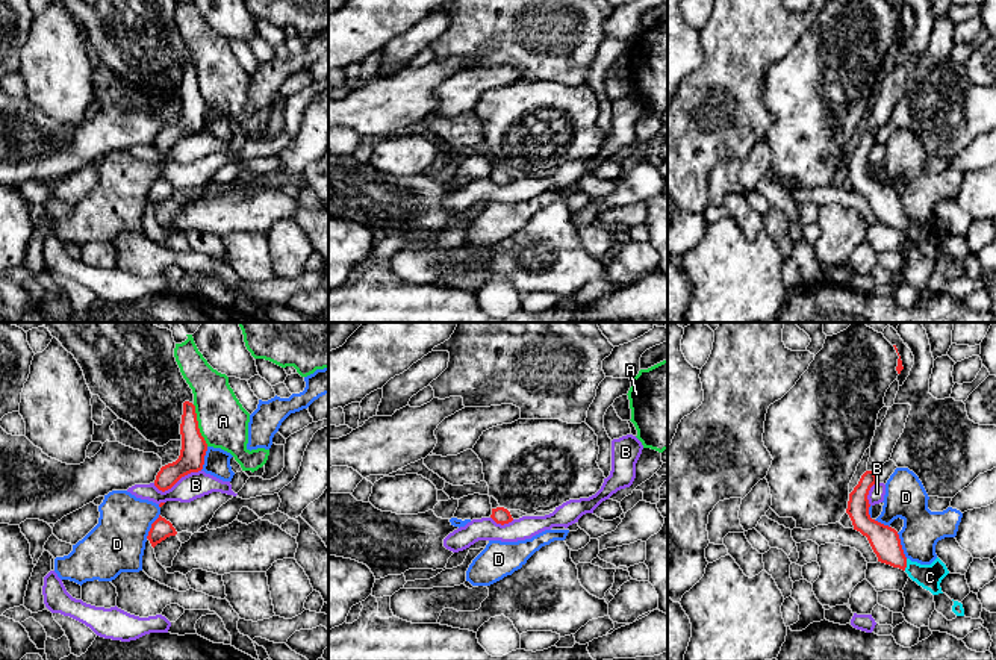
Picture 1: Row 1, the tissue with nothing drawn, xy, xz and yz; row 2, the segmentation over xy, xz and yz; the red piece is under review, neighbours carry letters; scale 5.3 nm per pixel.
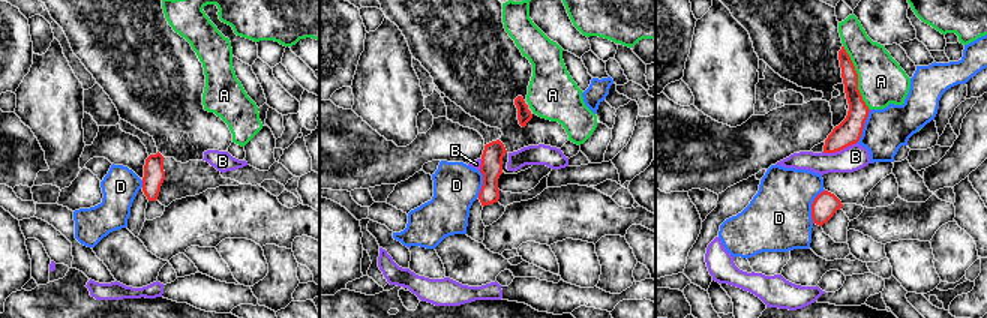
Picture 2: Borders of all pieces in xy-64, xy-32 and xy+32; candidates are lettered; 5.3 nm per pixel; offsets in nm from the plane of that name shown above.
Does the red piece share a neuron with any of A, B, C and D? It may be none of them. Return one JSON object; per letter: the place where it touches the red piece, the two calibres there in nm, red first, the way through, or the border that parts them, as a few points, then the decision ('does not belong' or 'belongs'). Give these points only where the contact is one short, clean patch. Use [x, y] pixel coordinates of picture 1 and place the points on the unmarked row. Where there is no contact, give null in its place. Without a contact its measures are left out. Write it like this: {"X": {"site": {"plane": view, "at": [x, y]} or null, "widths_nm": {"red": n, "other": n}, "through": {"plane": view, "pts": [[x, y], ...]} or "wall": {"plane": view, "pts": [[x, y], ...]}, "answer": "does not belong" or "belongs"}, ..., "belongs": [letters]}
{"A": {"site": {"plane": "xy", "at": [197, 87]}, "widths_nm": {"red": 140, "other": 260}, "wall": {"plane": "xy", "pts": [[192, 65], [197, 74], [199, 93], [208, 106]]}, "answer": "does not belong"}, "B": {"site": {"plane": "xy", "at": [176, 143]}, "widths_nm": {"red": 140, "other": 140}, "wall": {"plane": "xy", "pts": [[200, 130], [182, 136], [164, 152], [153, 146]]}, "answer": "does not belong"}, "C": {"site": {"plane": "yz", "at": [905, 226]}, "widths_nm": {"red": 160, "other": 130}, "through": {"plane": "yz", "pts": [[884, 202], [905, 226], [930, 238]]}, "answer": "belongs"}, "D": {"site": {"plane": "yz", "at": [901, 206]}, "widths_nm": {"red": 160, "other": 220}, "answer": "does not belong"}, "belongs": ["C"]}

